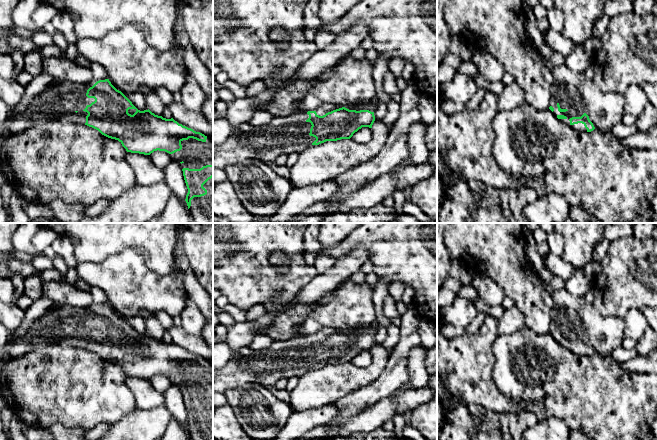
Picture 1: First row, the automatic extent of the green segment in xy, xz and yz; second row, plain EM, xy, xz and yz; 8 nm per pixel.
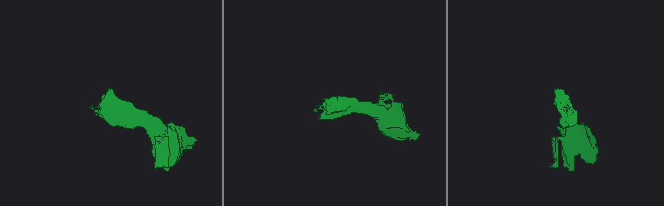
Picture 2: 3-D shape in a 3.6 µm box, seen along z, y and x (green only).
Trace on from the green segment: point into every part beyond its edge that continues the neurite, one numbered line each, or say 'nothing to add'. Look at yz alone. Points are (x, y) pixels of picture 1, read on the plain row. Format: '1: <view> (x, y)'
1: yz (567, 319)

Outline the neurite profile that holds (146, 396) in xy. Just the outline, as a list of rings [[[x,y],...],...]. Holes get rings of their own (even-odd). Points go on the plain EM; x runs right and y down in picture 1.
[[[127,376],[125,383],[133,393],[136,408],[149,410],[164,406],[164,396],[159,393],[149,379]]]

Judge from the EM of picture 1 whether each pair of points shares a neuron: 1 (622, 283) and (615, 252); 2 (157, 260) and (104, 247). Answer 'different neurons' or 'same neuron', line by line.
1: same neuron
2: same neuron

